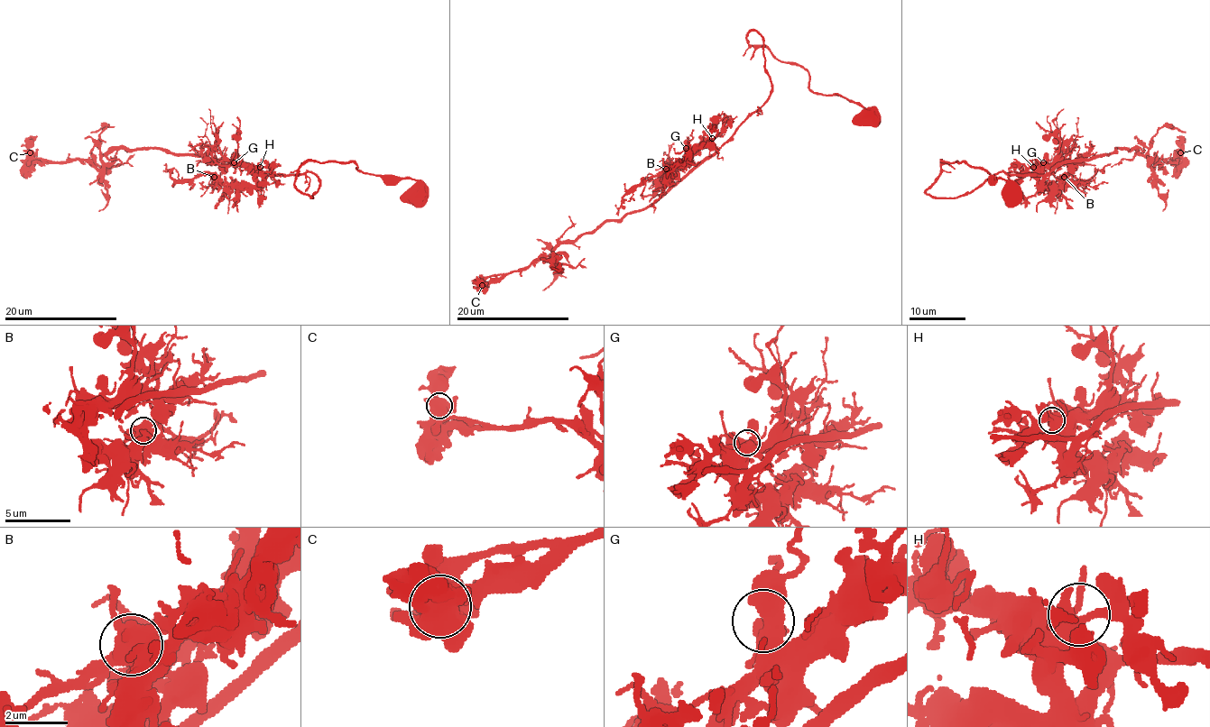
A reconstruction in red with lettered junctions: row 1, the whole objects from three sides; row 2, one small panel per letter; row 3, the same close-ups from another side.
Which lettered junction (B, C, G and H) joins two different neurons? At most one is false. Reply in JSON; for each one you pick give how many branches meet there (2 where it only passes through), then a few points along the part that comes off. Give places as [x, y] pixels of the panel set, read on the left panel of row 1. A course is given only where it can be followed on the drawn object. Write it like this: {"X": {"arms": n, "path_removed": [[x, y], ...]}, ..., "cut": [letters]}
{"cut": []}

